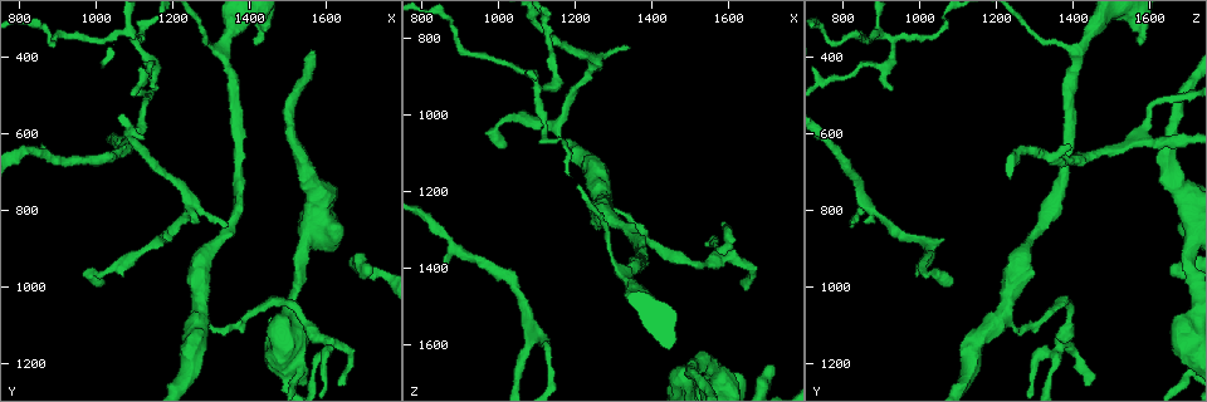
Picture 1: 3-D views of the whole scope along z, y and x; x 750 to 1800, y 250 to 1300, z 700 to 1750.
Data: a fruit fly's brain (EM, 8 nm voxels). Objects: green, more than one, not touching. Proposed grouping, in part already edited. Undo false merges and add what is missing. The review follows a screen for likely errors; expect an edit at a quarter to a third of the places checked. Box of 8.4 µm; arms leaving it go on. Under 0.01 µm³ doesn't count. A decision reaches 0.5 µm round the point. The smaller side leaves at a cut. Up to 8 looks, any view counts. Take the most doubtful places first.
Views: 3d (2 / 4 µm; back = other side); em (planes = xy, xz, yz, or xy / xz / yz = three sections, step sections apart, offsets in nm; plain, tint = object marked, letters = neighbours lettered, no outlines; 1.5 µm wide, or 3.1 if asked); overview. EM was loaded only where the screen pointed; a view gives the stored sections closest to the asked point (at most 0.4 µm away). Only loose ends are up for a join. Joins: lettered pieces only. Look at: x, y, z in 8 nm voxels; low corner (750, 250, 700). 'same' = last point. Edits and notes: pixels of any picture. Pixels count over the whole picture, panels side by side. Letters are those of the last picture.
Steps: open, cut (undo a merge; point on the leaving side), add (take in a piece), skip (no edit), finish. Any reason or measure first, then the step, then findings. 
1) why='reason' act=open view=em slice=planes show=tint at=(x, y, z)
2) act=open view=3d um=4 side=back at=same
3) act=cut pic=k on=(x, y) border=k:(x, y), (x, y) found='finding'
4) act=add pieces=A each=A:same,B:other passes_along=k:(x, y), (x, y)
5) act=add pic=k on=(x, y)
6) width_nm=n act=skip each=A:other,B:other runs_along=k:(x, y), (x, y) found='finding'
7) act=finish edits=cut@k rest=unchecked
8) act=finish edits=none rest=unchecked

why='four arms meet' act=open view=em slice=planes show=letters at=(1610, 1140, 1365)

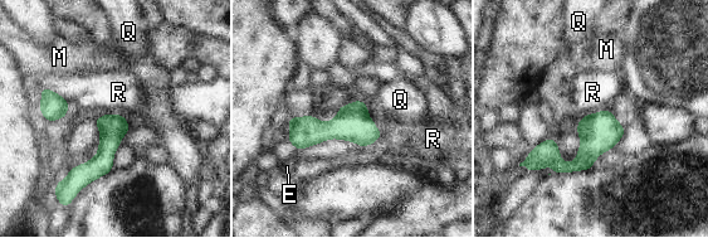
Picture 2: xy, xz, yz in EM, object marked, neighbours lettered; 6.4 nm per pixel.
act=skip each=E:other,M:other,Q:other,R:other found='all the same neuron'

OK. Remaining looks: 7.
why='an open end' act=open view=em slice=xy step=8 show=letters at=(1415, 370, 1575)

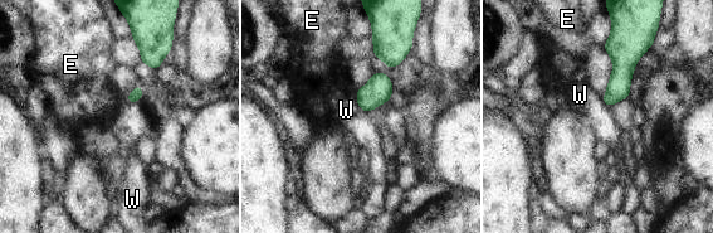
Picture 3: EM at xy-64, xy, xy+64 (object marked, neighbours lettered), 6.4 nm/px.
longest_contact=W:120nm act=skip each=E:other,W:other found='none of them fits'

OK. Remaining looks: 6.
why='sharp bend' act=open view=em slice=planes show=letters at=(990, 965, 1050)

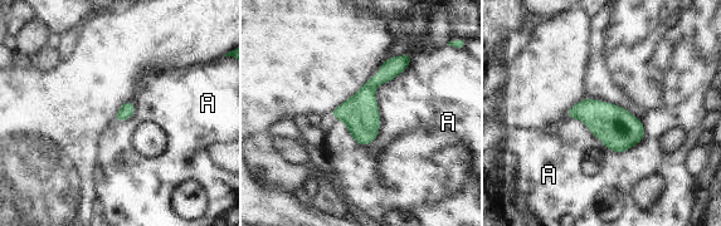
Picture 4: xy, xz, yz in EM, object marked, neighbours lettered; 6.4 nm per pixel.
act=skip each=A:other border=4:(569, 118), (617, 152), (644, 136) found='continuous, no second neuron'

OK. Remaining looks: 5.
act=finish edits=none rest=unchecked

